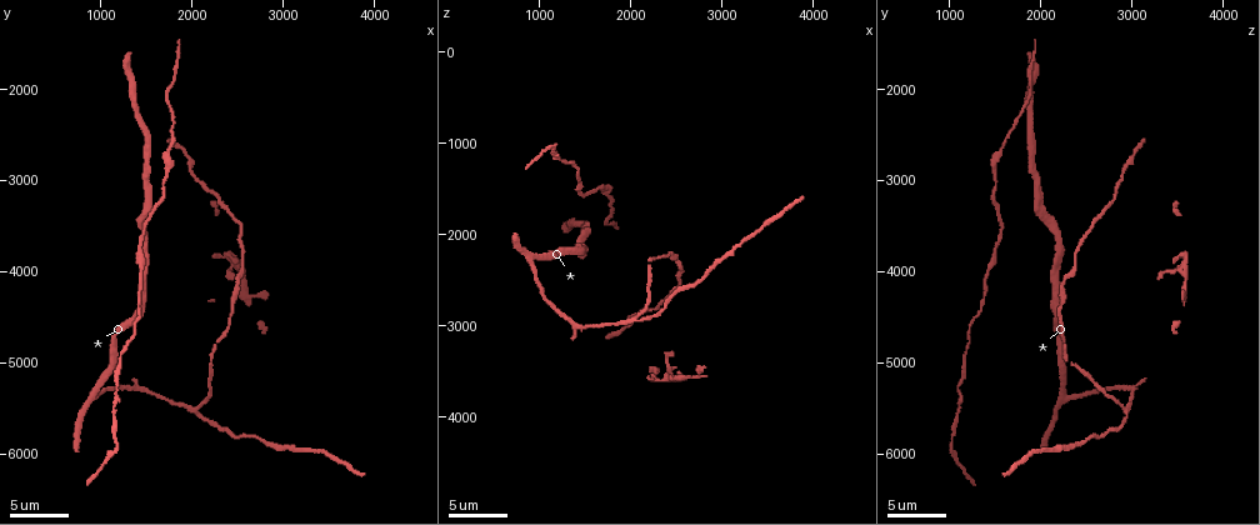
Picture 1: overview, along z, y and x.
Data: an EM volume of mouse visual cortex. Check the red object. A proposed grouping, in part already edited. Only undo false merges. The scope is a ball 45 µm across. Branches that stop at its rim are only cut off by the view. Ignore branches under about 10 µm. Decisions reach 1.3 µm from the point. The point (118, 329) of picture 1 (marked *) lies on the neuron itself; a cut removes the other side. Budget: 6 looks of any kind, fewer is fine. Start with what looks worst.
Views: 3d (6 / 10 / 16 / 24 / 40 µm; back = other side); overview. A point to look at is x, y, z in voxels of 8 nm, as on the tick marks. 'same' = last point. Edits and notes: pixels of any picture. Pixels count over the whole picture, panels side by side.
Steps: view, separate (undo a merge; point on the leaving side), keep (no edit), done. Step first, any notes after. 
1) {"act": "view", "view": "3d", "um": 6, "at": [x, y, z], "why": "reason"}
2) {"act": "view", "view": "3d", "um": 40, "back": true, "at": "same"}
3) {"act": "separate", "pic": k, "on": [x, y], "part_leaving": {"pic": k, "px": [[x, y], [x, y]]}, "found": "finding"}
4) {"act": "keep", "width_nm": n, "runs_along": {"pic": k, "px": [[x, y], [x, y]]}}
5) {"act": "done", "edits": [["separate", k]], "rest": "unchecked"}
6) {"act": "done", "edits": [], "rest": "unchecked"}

{"act": "view", "view": "3d", "um": 10, "at": [2150, 3050, 2800]}

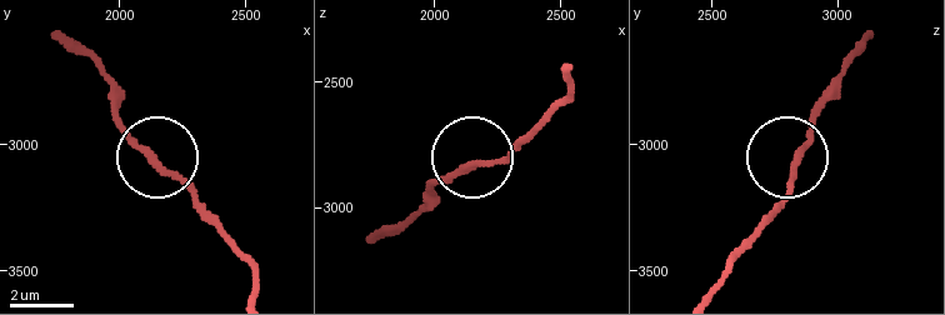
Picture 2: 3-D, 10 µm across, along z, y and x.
{"act": "keep", "width_nm": 210, "runs_along": {"pic": 2, "px": [[570, 66], [565, 96], [506, 155], [436, 185], [433, 209]]}, "found": "one neuron here"}

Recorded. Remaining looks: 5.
{"act": "view", "view": "3d", "um": 10, "at": [1750, 2900, 1500], "why": "thick turns thin"}

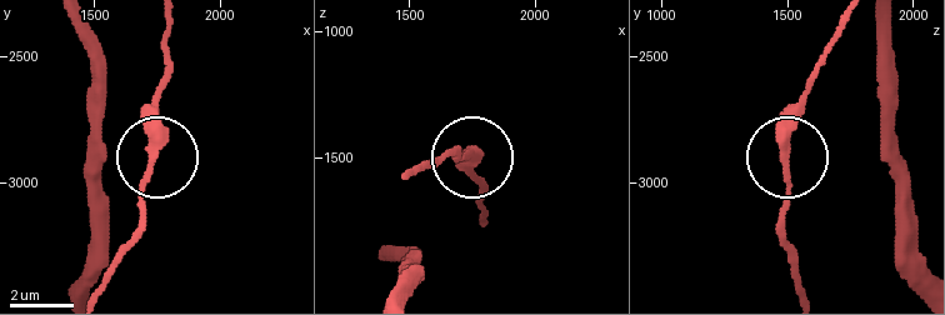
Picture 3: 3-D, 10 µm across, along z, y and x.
{"act": "keep", "found": "one neuron here"}

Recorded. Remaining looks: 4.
{"act": "view", "view": "3d", "um": 16, "at": [2550, 4100, 2250], "why": "thick turns thin"}

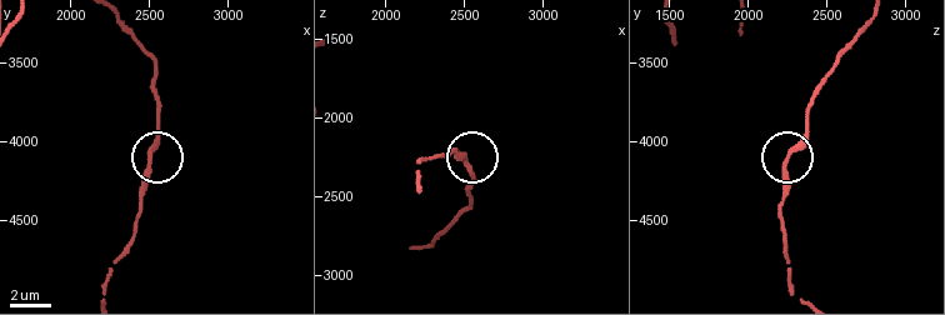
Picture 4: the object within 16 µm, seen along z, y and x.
{"act": "keep", "runs_along": {"pic": 4, "px": [[791, 291], [781, 170], [815, 96]]}, "found": "one neuron here"}

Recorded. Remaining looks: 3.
{"act": "done", "edits": [], "rest": "unchecked"}

